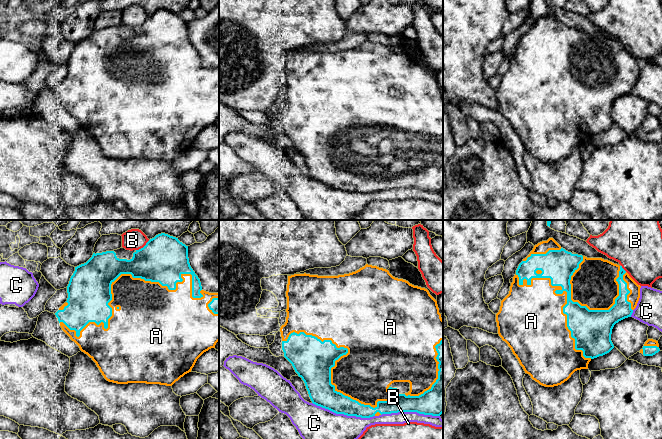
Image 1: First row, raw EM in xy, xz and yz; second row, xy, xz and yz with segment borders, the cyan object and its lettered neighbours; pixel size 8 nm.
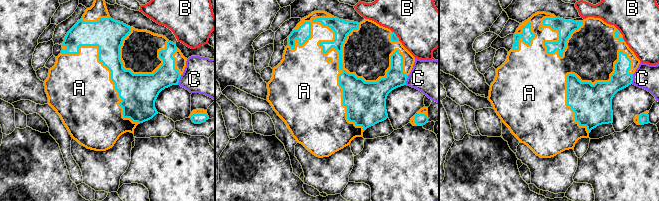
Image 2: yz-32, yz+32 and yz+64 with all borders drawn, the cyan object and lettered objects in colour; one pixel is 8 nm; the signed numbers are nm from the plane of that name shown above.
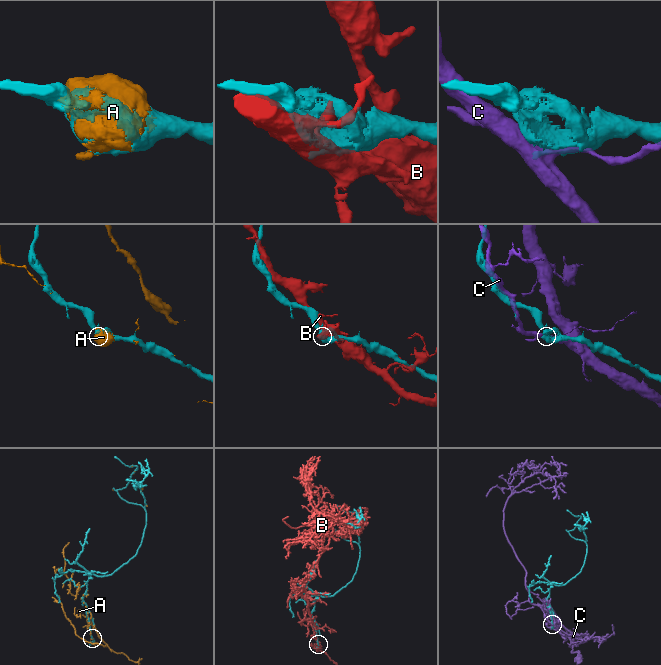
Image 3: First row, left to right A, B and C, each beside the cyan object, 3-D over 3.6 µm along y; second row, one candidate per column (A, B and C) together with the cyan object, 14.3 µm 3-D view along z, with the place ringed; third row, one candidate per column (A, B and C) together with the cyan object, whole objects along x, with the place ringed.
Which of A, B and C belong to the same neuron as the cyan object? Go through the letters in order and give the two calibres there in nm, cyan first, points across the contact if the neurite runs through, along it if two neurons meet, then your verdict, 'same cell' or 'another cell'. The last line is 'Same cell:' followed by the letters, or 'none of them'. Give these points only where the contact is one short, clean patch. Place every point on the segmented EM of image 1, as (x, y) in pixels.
A: 300 nm thick on the cyan side, 320 nm on the other; same cell
B: 380 nm thick on the cyan side, 170 nm on the other; another cell
C: 220 nm thick on the cyan side, 280 nm on the other; another cell
Same cell: A

